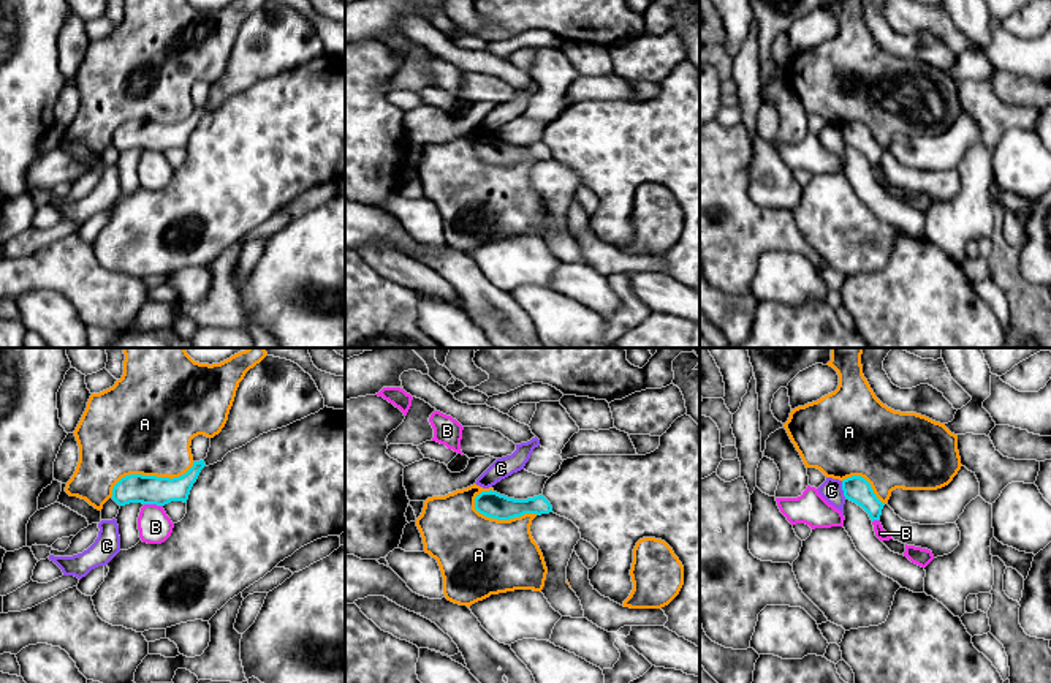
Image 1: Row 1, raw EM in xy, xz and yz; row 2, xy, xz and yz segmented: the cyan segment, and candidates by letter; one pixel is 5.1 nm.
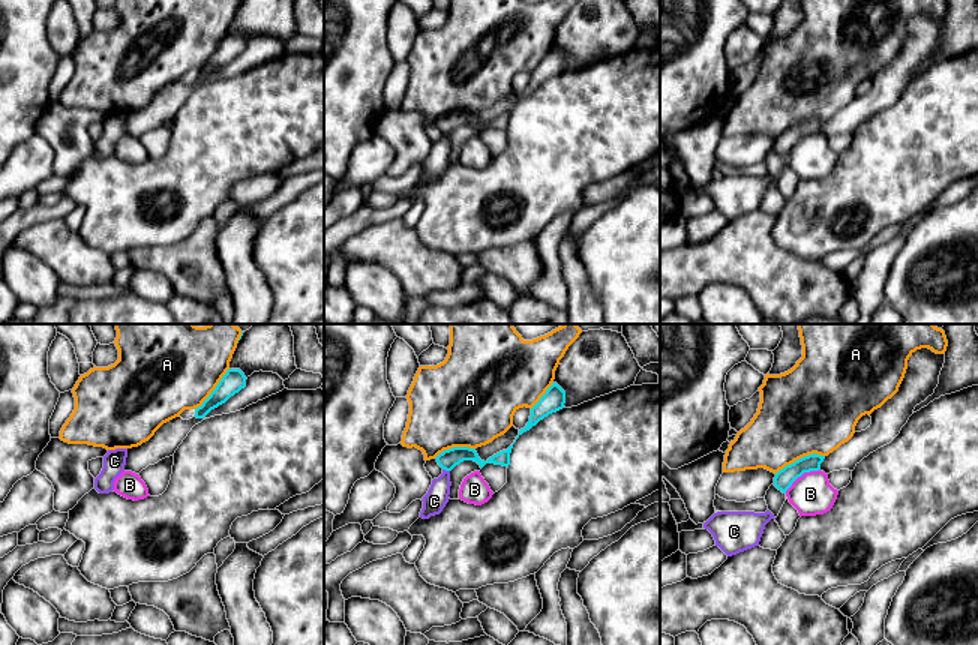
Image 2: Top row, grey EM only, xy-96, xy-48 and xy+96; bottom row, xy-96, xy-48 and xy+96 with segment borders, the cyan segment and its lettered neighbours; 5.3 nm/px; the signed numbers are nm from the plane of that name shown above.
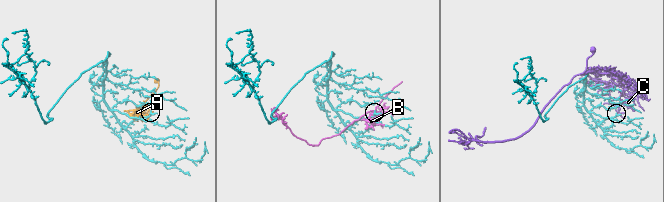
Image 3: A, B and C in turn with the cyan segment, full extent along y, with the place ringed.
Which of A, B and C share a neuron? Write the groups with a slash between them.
A / B / C

